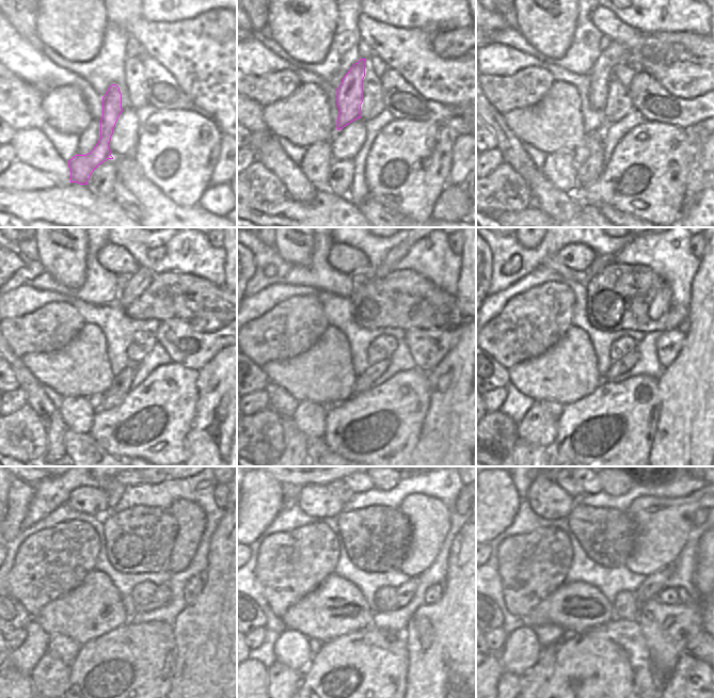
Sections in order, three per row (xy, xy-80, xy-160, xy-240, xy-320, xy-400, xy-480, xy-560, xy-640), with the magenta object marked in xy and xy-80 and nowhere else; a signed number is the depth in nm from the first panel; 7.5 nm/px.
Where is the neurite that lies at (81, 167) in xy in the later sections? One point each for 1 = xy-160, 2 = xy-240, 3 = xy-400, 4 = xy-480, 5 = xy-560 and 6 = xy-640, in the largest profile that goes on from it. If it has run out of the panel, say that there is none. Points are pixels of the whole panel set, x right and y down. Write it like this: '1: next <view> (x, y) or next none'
1: next xy-160 (602, 72)
2: next xy-240 (140, 281)
3: next none
4: next none
5: next none
6: next none

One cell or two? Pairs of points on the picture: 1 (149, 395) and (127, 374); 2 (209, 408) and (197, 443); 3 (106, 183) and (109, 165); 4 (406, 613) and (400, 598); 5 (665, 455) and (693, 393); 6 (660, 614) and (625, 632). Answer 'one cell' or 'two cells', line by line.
1: two cells
2: one cell
3: one cell
4: two cells
5: one cell
6: two cells

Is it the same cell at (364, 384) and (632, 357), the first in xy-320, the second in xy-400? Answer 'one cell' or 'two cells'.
one cell

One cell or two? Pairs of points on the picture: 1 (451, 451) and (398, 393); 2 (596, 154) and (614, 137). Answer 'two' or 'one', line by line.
1: two
2: two

